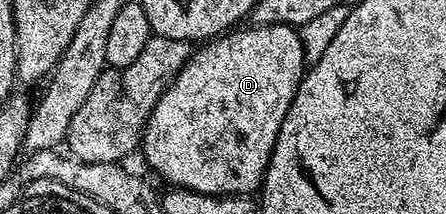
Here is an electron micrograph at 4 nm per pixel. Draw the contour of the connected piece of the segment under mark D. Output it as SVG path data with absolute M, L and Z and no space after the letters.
M257 25L254 27L236 28L228 31L206 43L200 44L192 52L188 61L183 64L181 71L169 82L159 101L153 107L153 111L147 120L147 127L143 130L141 138L141 154L147 160L147 165L159 177L164 177L168 186L177 189L188 189L194 193L204 193L214 197L234 197L236 195L251 195L262 186L263 176L267 174L267 164L271 158L271 152L275 146L277 135L281 131L281 123L297 95L297 87L303 81L305 62L303 60L303 48L299 38L298 28L290 25Z

